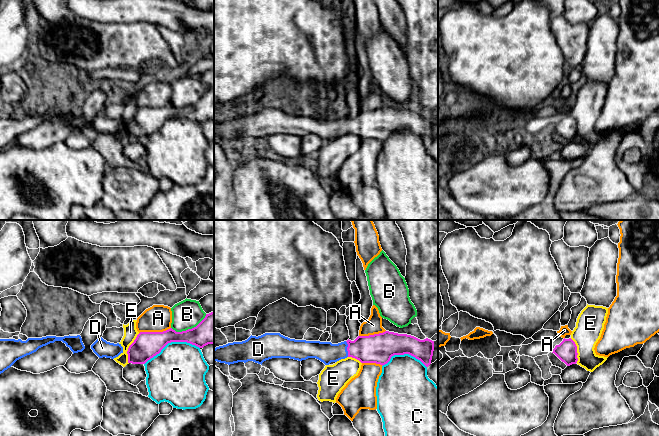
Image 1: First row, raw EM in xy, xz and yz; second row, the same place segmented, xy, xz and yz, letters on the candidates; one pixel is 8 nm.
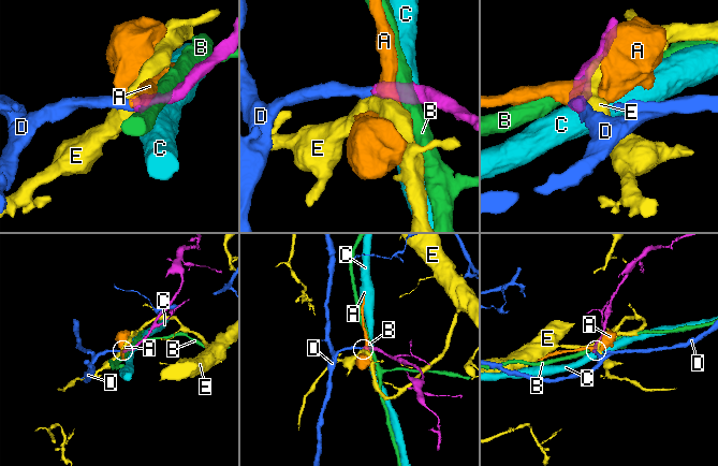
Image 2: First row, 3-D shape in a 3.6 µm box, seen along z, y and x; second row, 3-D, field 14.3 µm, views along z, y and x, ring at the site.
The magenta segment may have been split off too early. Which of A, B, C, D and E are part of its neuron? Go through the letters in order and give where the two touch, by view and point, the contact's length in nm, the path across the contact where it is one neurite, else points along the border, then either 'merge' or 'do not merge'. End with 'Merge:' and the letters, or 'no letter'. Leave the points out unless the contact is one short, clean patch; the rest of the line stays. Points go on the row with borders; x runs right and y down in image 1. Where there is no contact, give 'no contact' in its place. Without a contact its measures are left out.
A: xy (154, 332) | 260 nm | do not merge
B: xy (189, 329) | 300 nm | along xy (206, 314), (191, 328), (181, 331), (175, 331), (171, 328) | do not merge
C: xy (171, 341) | 460 nm | do not merge
D: xz (347, 349) | 130 nm | across xz (378, 348), (347, 349), (326, 352) | merge
E: xy (128, 348) | 260 nm | along xy (139, 333), (128, 348), (128, 363) | do not merge
Merge: D

